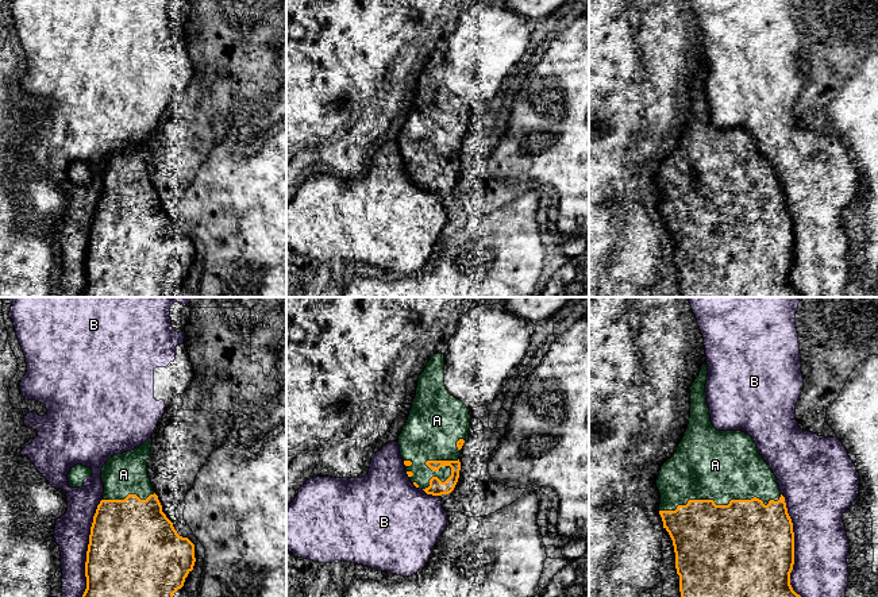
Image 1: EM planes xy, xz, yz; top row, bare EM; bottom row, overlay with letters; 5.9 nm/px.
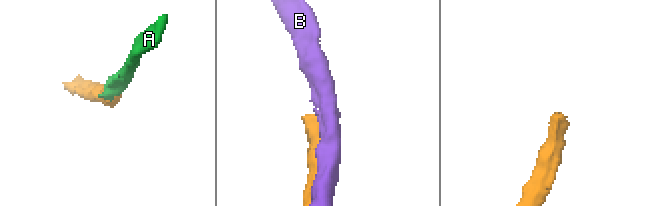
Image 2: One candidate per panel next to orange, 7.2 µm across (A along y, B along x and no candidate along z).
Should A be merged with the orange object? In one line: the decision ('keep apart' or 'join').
join

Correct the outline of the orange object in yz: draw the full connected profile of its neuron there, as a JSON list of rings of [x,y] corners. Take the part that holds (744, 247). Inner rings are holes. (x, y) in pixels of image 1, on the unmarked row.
[[[708,62],[690,85],[690,116],[674,153],[659,167],[659,212],[669,230],[679,273],[682,297],[804,297],[790,282],[794,262],[794,230],[777,176],[743,128],[717,128],[706,101]]]

